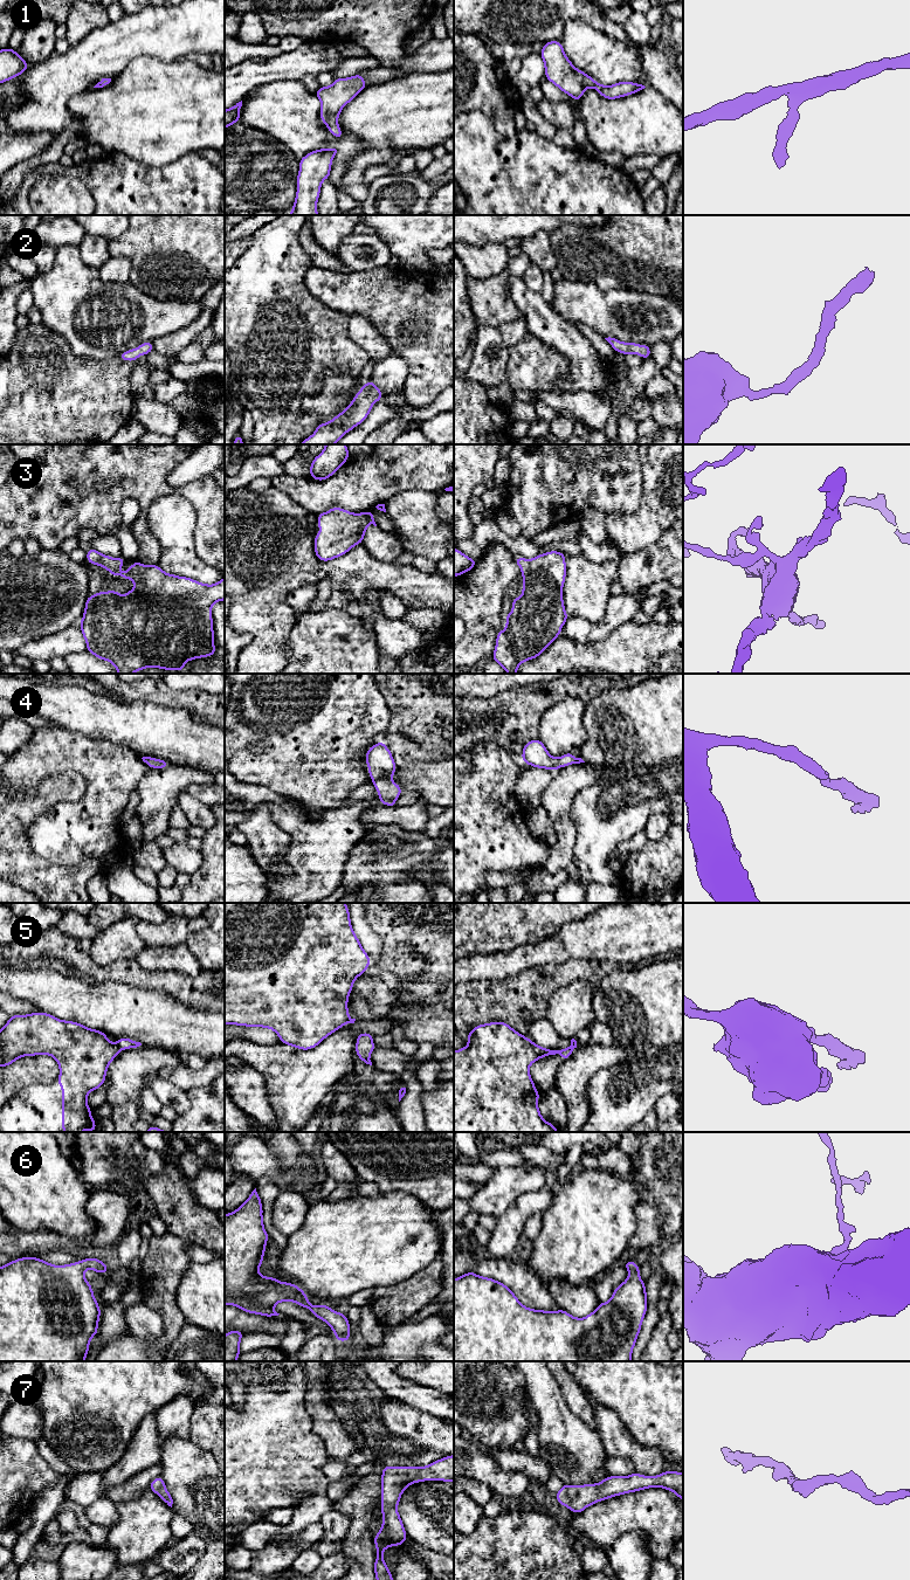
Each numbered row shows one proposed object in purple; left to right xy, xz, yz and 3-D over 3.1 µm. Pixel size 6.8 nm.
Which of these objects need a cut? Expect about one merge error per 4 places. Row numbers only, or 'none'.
5

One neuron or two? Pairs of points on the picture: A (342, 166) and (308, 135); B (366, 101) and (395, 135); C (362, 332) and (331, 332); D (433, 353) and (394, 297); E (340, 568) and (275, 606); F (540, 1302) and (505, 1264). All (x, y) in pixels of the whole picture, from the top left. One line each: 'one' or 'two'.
A: one
B: one
C: two
D: one
E: one
F: one

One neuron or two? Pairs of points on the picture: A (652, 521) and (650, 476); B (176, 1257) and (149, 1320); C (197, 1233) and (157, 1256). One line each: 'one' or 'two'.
A: one
B: two
C: two

